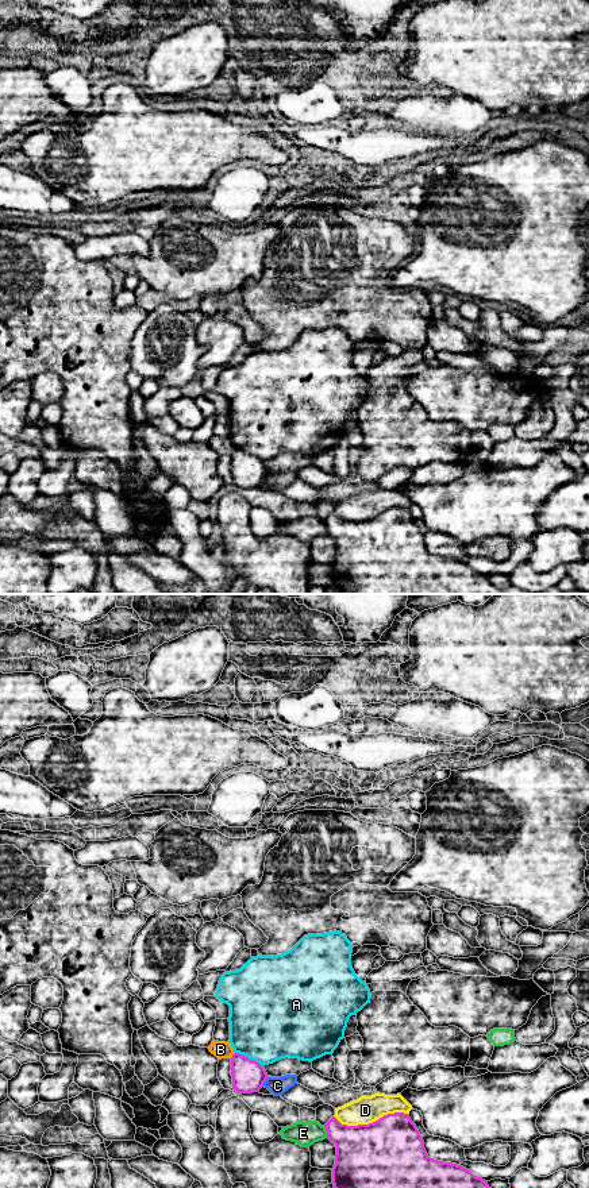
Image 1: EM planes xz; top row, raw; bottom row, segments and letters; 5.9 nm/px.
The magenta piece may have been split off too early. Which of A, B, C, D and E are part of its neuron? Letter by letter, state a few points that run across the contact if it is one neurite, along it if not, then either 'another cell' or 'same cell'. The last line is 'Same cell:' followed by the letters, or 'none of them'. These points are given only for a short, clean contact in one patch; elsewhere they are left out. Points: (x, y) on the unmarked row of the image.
A: another cell
B: line xz (234, 447), (230, 452); another cell
C: another cell
D: another cell
E: another cell
Same cell: none of them

